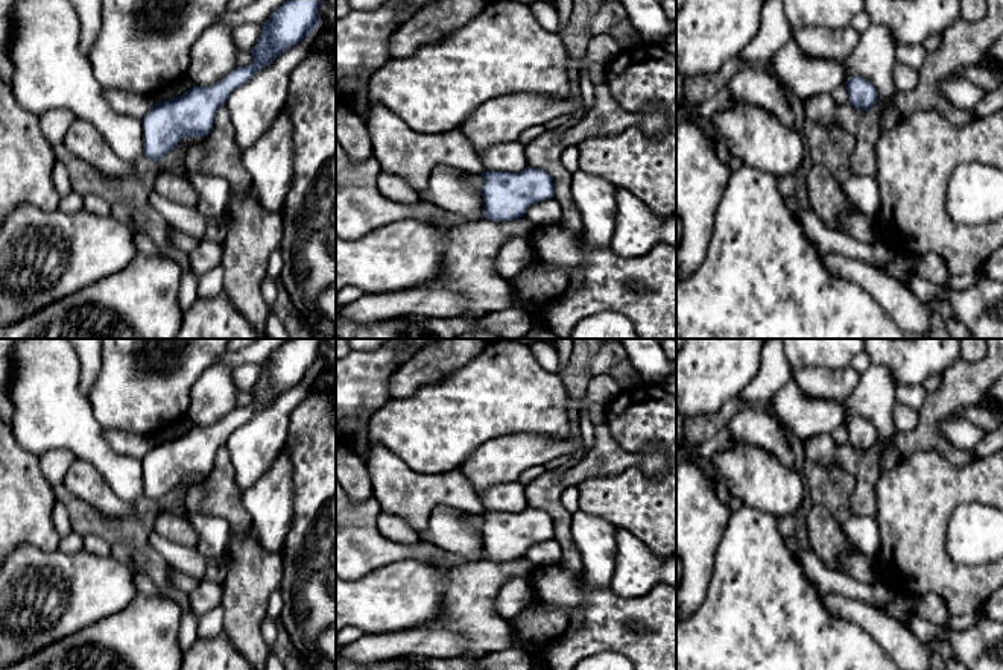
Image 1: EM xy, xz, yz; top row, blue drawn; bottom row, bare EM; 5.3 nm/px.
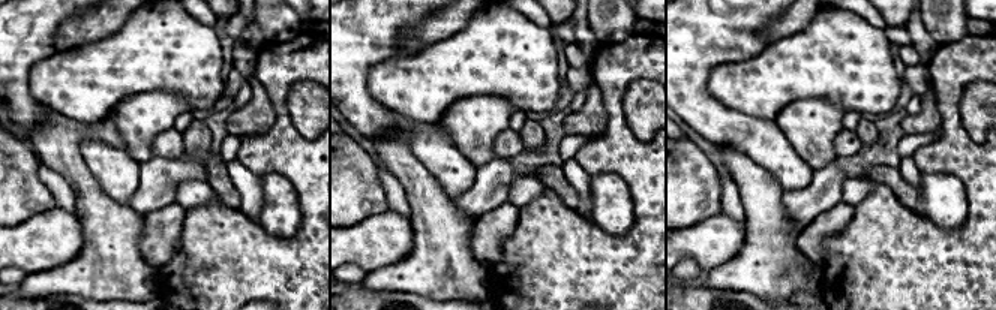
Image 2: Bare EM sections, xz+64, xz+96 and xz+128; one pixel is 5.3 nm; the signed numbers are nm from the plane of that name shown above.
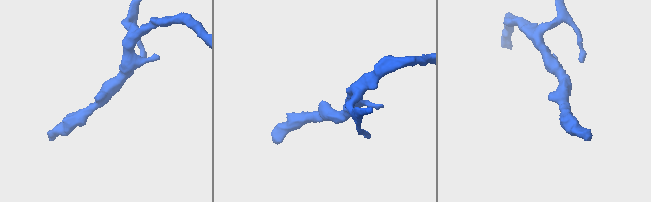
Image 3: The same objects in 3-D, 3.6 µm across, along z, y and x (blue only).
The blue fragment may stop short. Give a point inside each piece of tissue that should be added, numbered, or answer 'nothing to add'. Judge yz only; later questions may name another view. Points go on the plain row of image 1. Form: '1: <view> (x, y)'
nothing to add

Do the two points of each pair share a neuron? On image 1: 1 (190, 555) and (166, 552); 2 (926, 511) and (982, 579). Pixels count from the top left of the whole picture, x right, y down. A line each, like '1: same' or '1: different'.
1: same
2: same

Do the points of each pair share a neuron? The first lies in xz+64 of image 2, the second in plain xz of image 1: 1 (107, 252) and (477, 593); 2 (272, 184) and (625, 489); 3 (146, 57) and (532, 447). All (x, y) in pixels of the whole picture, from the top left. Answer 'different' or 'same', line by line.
1: same
2: different
3: different

